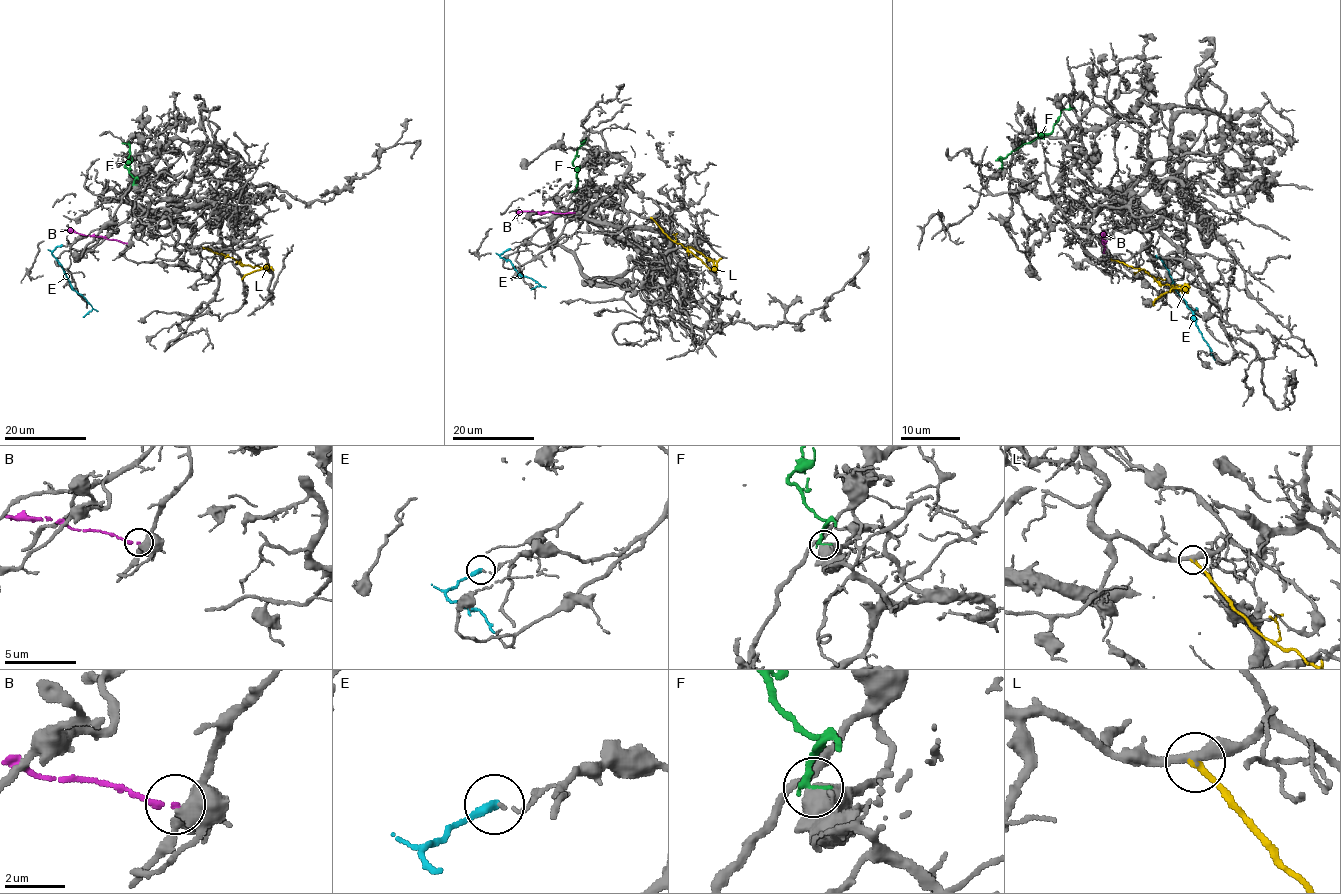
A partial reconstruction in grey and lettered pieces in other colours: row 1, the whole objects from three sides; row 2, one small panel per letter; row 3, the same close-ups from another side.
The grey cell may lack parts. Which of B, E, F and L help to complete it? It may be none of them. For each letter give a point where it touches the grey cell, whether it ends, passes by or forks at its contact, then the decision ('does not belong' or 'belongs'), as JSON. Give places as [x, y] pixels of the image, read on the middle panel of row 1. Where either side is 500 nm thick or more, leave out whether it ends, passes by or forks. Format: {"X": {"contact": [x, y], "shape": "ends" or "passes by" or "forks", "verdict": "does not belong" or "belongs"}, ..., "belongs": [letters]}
{"B": {"contact": [574, 212], "shape": "ends", "verdict": "does not belong"}, "E": {"contact": [509, 249], "shape": "ends", "verdict": "does not belong"}, "F": {"contact": [582, 142], "verdict": "does not belong"}, "L": {"contact": [651, 218], "shape": "ends", "verdict": "does not belong"}, "belongs": []}

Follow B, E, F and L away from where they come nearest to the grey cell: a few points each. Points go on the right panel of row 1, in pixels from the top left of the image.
B: (1103, 253), (1101, 241), (1106, 233)
E: (1156, 256), (1180, 297), (1192, 310), (1199, 333), (1215, 359)
F: (1001, 168), (1012, 150), (1047, 136), (1063, 110), (1075, 107)
L: (1112, 260), (1143, 269), (1159, 284), (1186, 288), (1172, 288), (1158, 297), (1153, 306)

